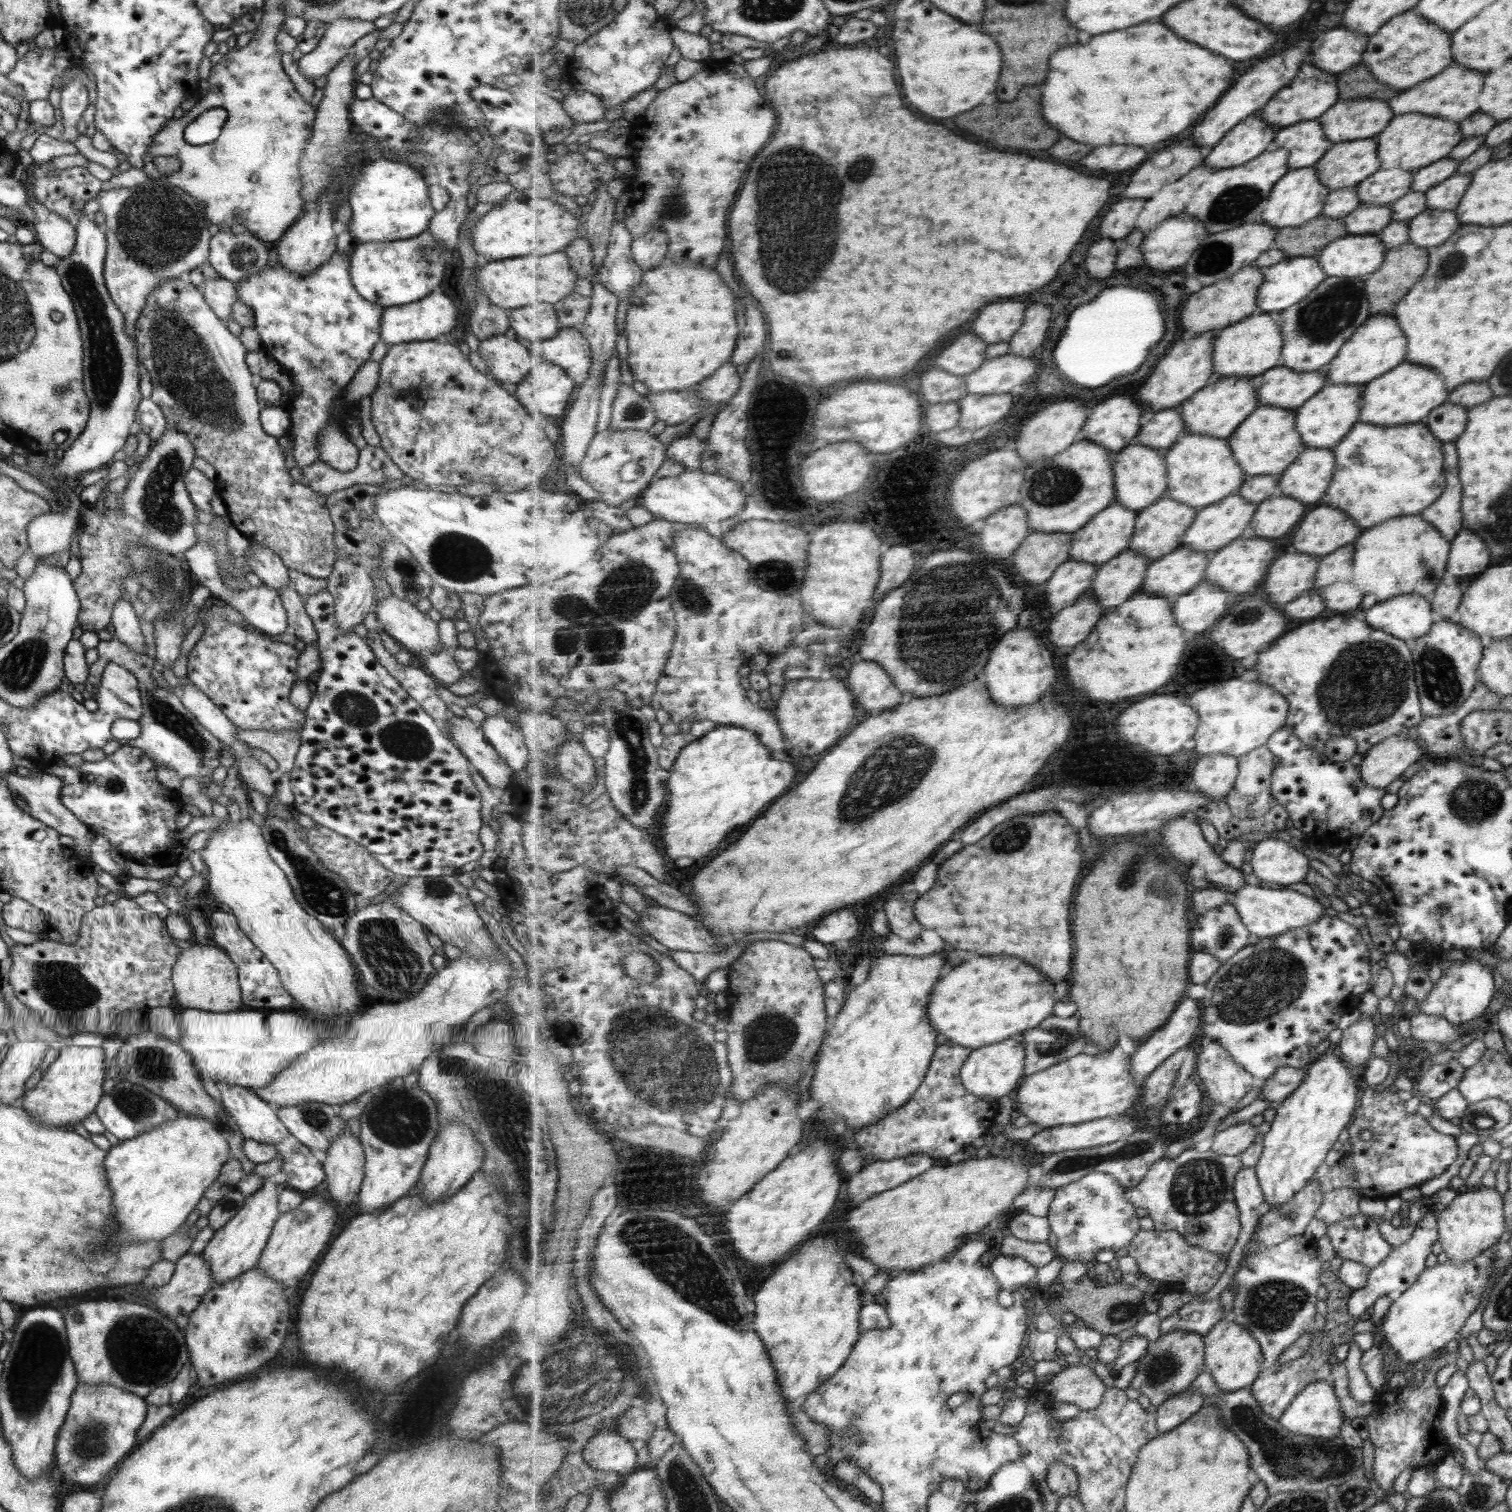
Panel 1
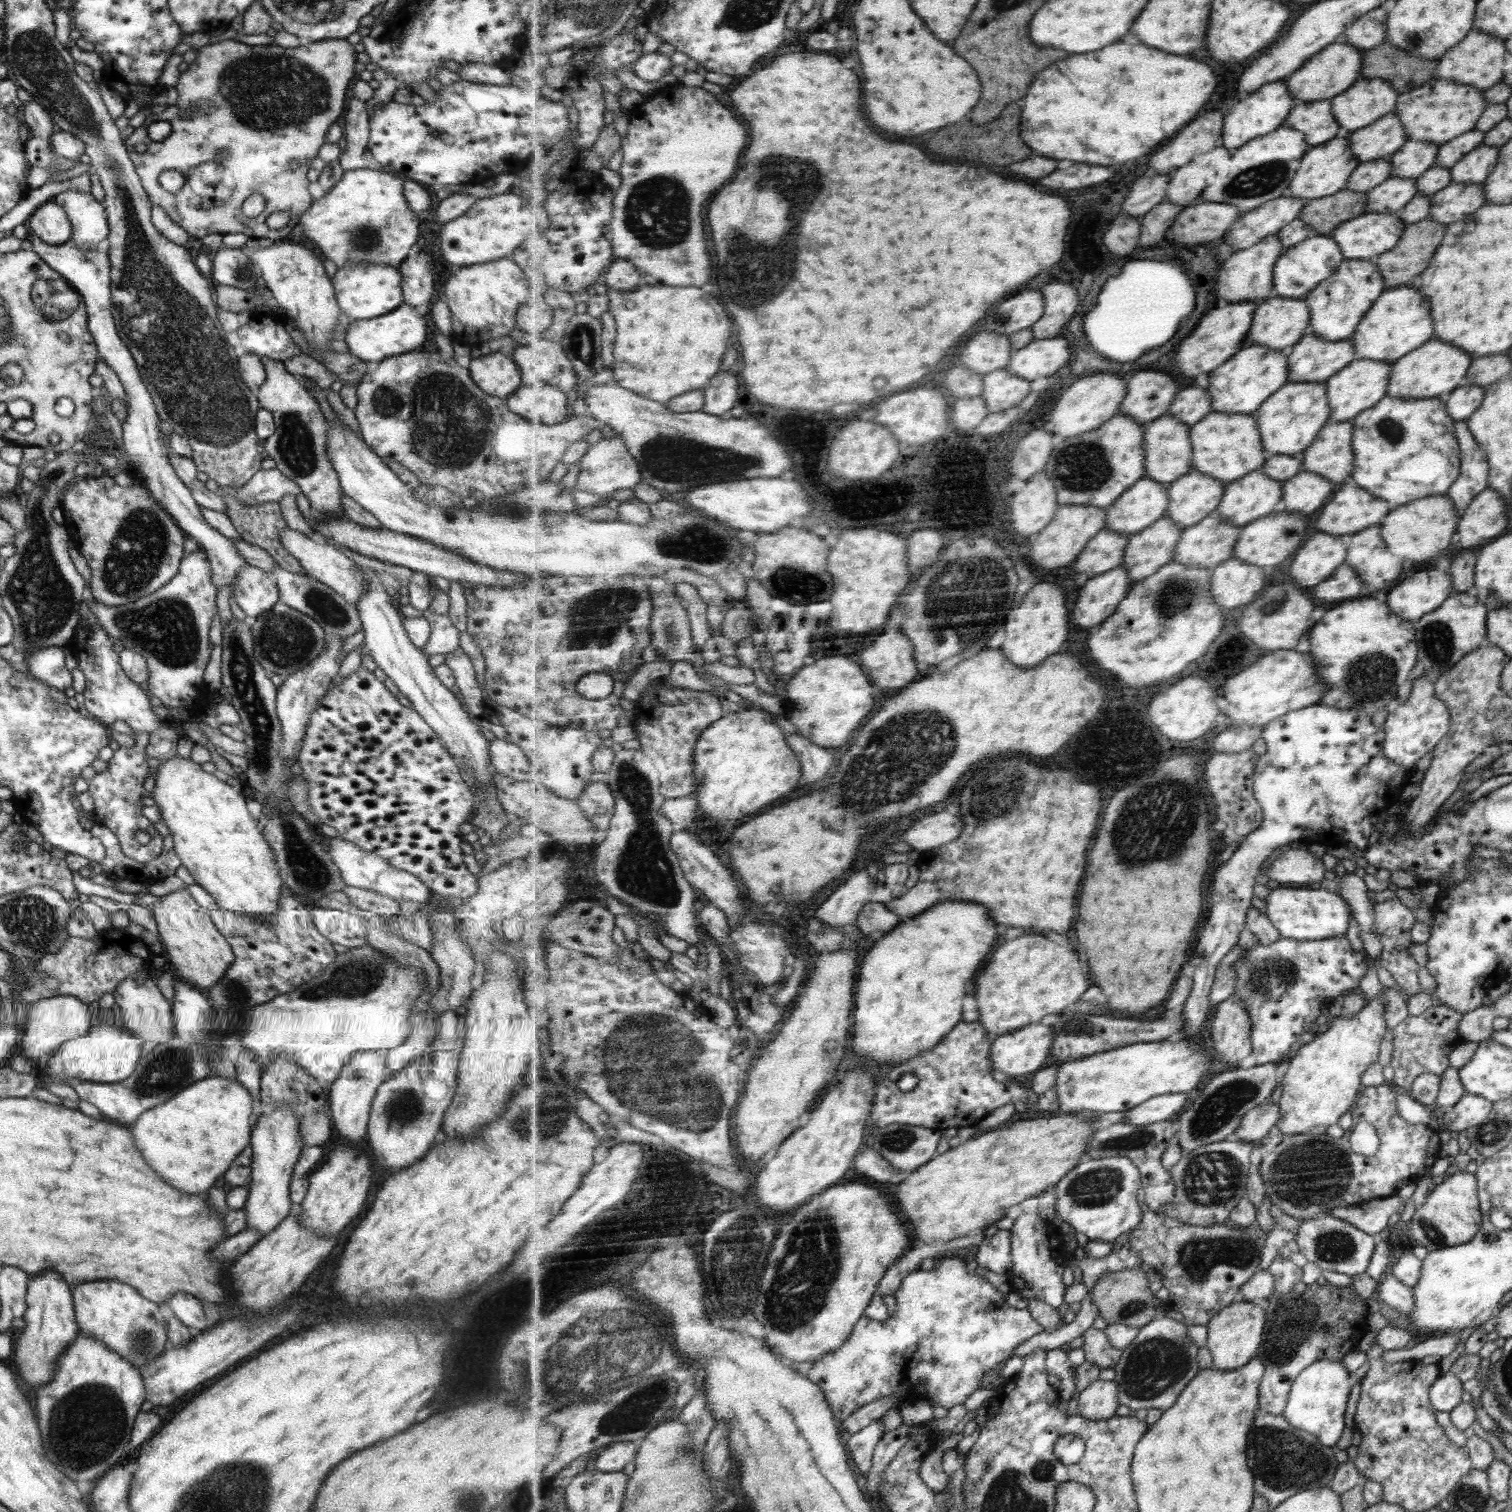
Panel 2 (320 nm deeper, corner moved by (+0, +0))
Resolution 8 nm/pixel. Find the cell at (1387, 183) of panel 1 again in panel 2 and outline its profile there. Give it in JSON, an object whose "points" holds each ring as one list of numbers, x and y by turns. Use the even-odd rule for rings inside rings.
{"points":[[1408,139,1389,160,1391,176,1418,179,1437,162,1439,146,1429,142]]}

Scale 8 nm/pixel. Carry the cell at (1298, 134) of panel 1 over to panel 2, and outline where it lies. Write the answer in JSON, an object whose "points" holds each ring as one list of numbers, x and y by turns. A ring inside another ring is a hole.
{"points":[[1328,100,1297,101,1285,125,1300,130,1311,148,1320,146,1344,135,1332,110,1332,102]]}

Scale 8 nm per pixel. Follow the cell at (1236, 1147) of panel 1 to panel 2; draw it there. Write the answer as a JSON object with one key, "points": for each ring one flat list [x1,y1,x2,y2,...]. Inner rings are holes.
{"points":[[1268,1101,1251,1110,1236,1133,1244,1141,1253,1144,1263,1143,1269,1137,1270,1130,1279,1124,1281,1116,1281,1106]]}

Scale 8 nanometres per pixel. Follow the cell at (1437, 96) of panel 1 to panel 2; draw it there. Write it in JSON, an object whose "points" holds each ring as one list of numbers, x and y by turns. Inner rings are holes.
{"points":[[1470,29,1456,46,1449,48,1439,59,1434,78,1462,86,1472,86,1484,92,1501,82,1506,51,1505,40,1478,29]]}

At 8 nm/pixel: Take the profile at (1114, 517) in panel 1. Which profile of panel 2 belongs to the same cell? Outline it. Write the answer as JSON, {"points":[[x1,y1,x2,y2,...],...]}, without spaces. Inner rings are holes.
{"points":[[1146,476,1107,510,1107,528,1122,536,1142,533,1168,514,1171,502,1169,486]]}

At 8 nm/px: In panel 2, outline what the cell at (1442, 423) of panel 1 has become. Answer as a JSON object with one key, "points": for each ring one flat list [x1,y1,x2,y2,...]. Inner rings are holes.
{"points":[[1465,383,1457,387,1445,397,1446,412,1458,422,1466,422,1467,418,1480,406,1485,395,1483,386]]}

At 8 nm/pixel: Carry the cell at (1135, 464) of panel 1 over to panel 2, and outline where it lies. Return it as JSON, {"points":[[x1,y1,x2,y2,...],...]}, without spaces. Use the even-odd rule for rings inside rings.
{"points":[[1172,414,1157,418,1146,426,1147,476,1165,485,1172,485,1179,478,1195,469,1195,452,1192,444,1191,429]]}

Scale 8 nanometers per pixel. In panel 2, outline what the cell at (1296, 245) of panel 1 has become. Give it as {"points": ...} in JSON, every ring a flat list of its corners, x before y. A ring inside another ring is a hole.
{"points":[[1344,188,1330,197,1307,202,1302,218,1320,235,1330,236,1341,222,1360,217,1367,211,1367,193]]}

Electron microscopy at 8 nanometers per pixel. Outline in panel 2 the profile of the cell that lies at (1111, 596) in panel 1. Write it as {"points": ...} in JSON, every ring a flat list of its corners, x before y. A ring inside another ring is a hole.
{"points":[[1167,514,1149,529,1131,536,1123,567,1134,584,1153,577,1175,560,1182,532,1183,528]]}

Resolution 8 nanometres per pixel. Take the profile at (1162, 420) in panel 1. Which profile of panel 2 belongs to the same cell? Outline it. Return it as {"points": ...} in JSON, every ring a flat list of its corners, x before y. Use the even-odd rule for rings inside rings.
{"points":[[1192,385,1177,394,1170,414,1185,425,1193,427,1214,410,1213,394,1208,388]]}

